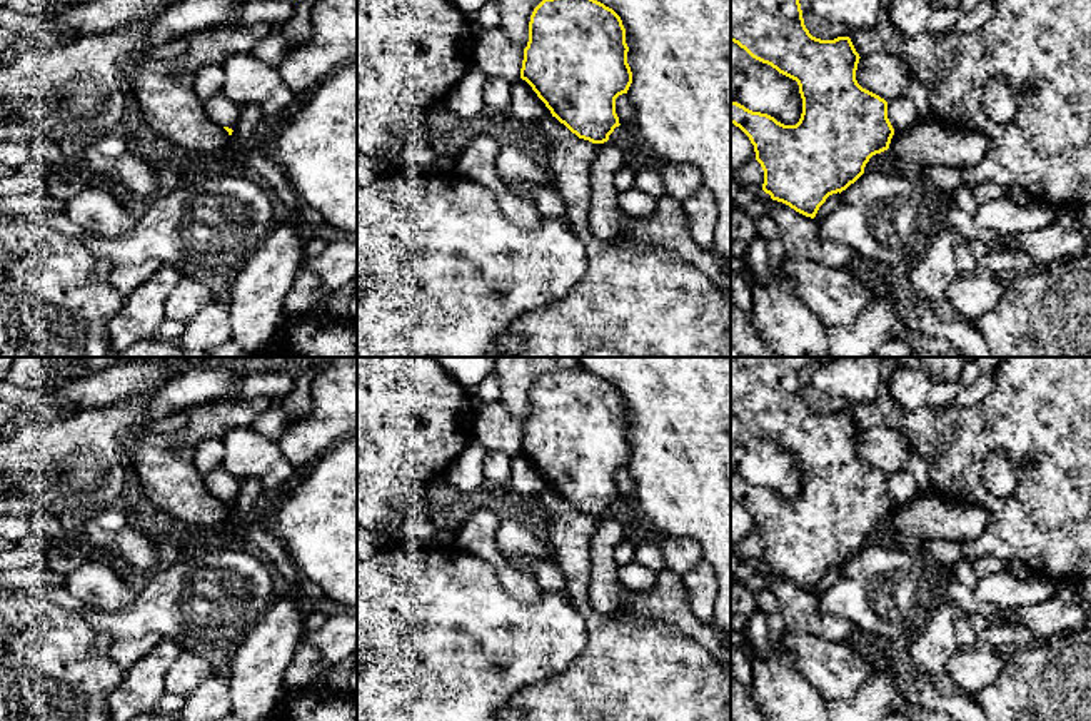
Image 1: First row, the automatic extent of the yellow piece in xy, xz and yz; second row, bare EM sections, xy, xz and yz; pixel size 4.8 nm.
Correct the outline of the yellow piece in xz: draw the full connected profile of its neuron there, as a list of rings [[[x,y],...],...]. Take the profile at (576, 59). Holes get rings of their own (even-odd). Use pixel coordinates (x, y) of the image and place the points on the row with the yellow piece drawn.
[[[542,0],[530,15],[520,78],[572,134],[604,144],[621,125],[616,98],[632,83],[627,52],[626,28],[612,8],[597,0]]]

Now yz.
[[[731,0],[731,42],[799,85],[802,113],[796,125],[784,125],[737,102],[731,102],[731,124],[754,145],[764,170],[762,190],[814,219],[829,195],[846,190],[864,174],[872,155],[889,149],[894,129],[887,102],[857,83],[861,57],[849,37],[821,40],[809,33],[799,0]]]

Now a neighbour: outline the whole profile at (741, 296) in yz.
[[[731,270],[731,300],[746,314],[747,319],[751,317],[752,312],[751,287],[747,284],[747,279],[744,279],[734,270]]]

